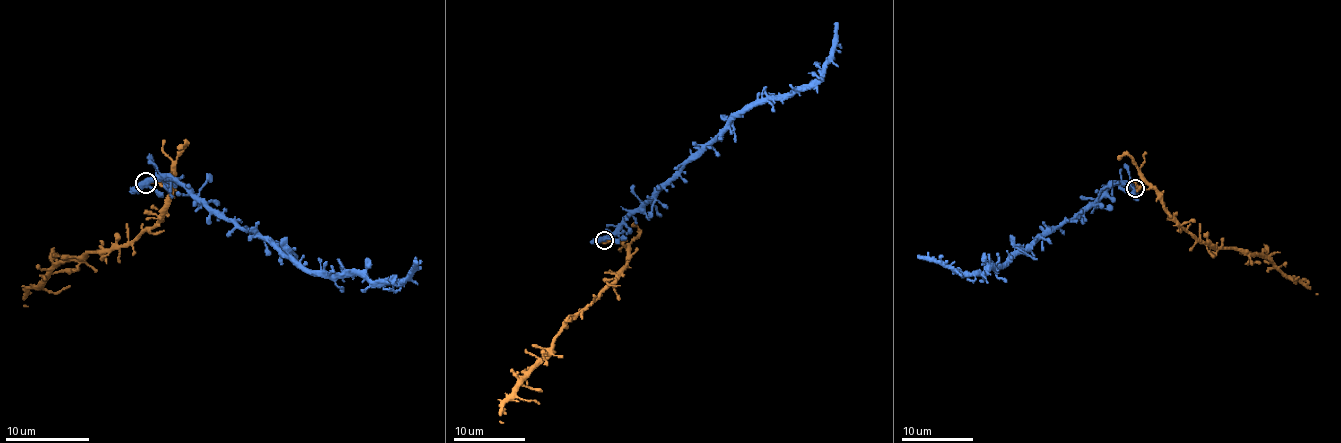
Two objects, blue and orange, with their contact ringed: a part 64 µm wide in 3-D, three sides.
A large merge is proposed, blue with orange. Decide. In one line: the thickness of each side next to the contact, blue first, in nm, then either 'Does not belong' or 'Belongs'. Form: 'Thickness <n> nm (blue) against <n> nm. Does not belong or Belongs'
Thickness 440 nm (blue) against 280 nm. Does not belong

